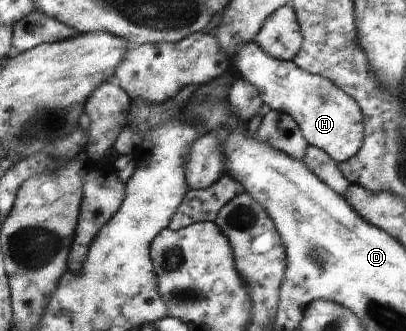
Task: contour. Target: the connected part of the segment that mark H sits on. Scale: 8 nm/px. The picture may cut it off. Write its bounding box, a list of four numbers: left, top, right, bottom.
[230,43,363,164]

